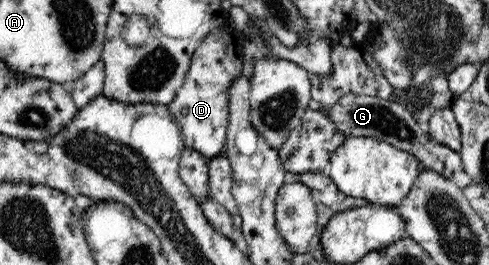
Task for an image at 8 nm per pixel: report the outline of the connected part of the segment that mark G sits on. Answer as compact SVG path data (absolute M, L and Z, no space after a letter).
M347 92L347 94L341 94L331 108L328 106L323 108L323 105L313 98L309 100L308 108L323 112L335 125L335 131L346 139L365 137L387 142L415 155L423 168L441 173L445 178L451 179L457 187L463 188L472 184L472 178L464 171L461 155L445 145L435 143L413 119L413 112L409 111L409 107L397 103L396 99L381 99L376 96Z

